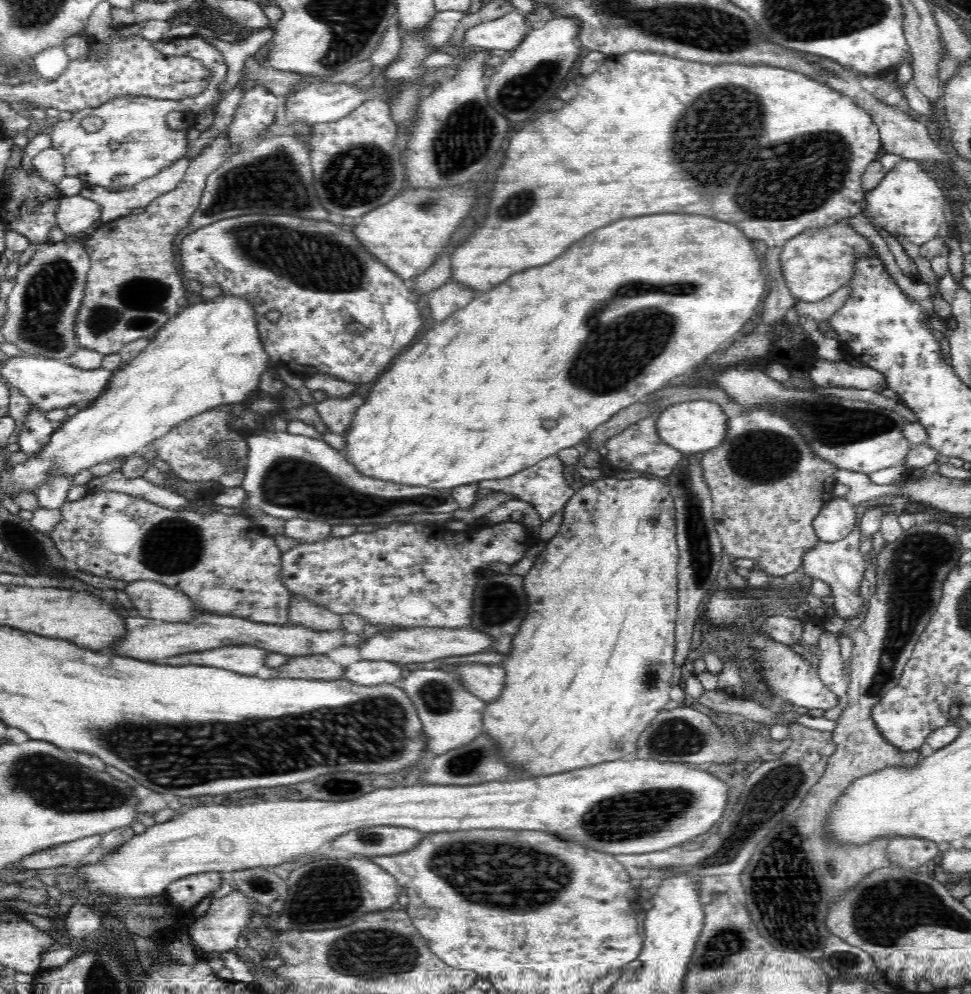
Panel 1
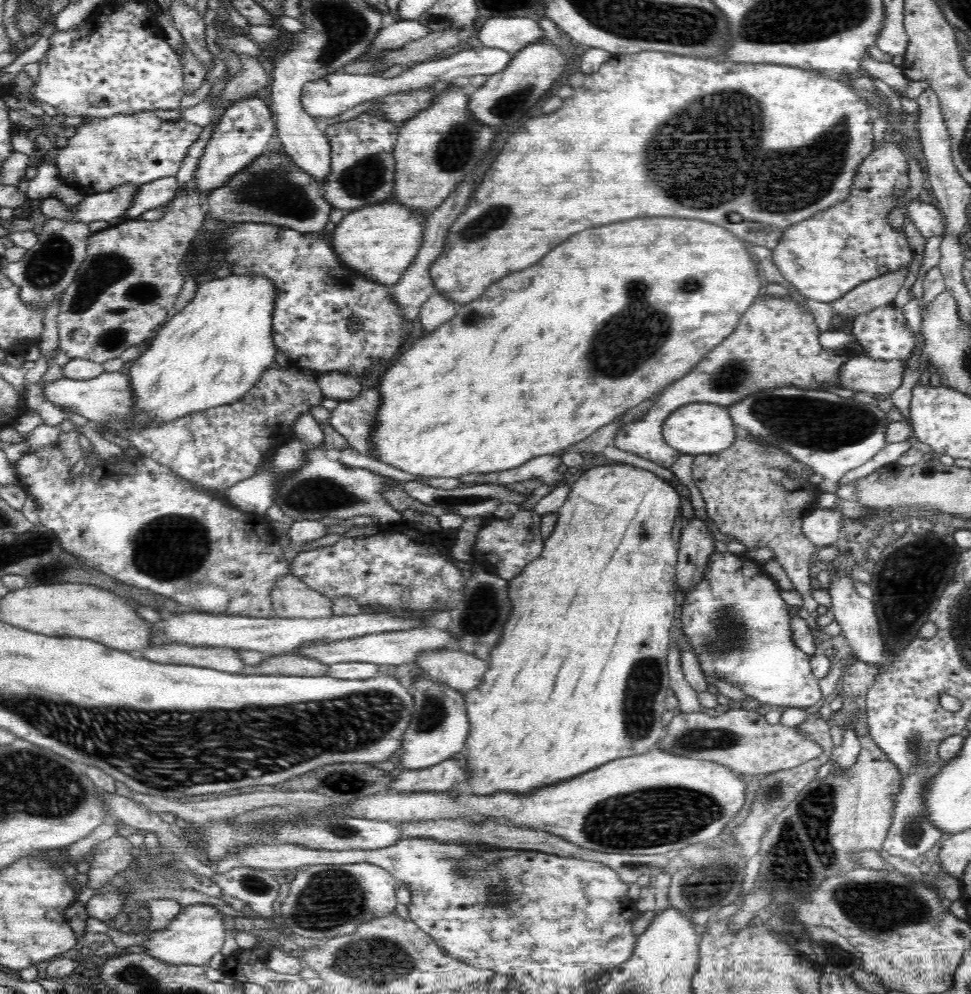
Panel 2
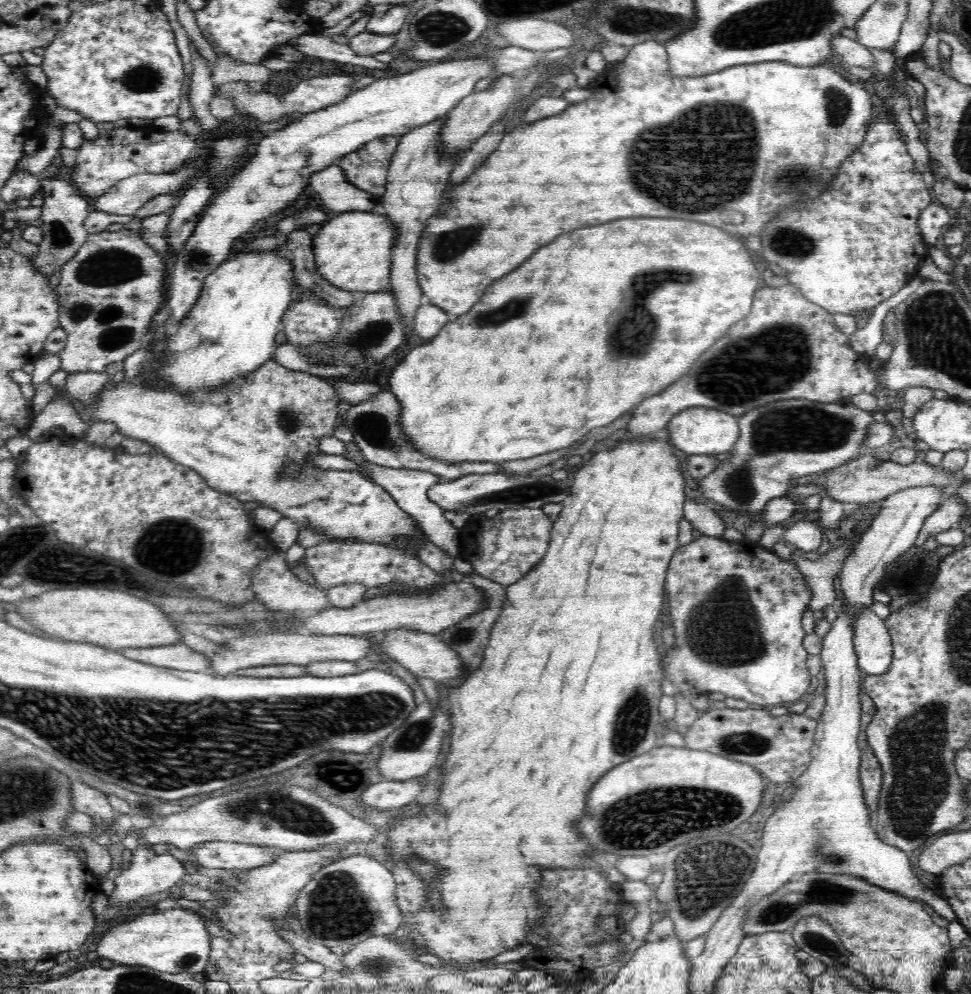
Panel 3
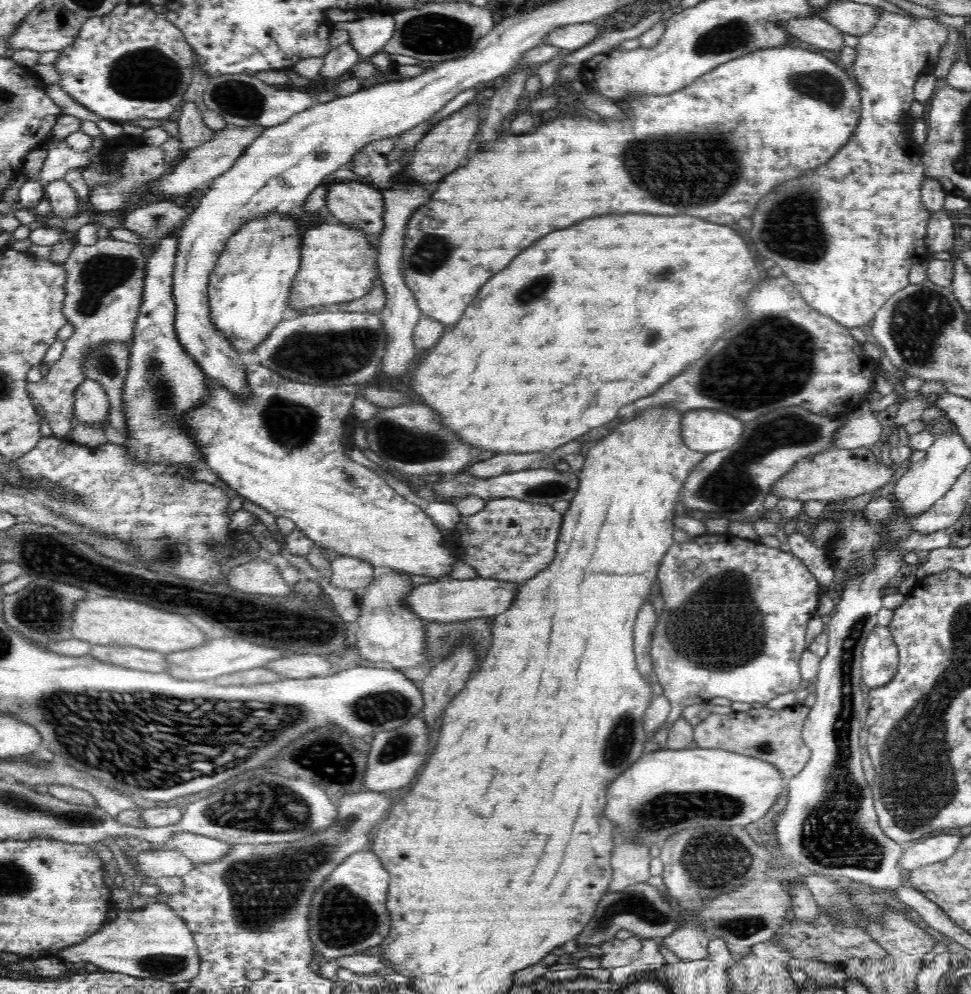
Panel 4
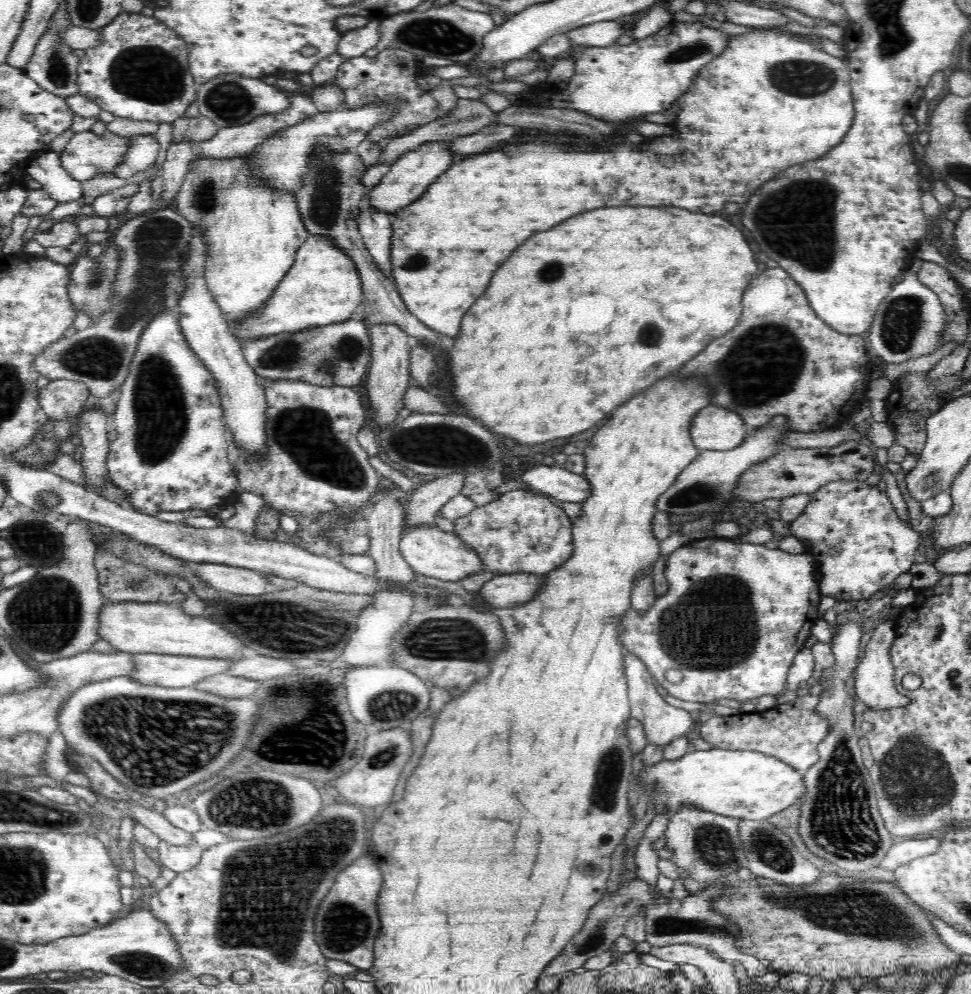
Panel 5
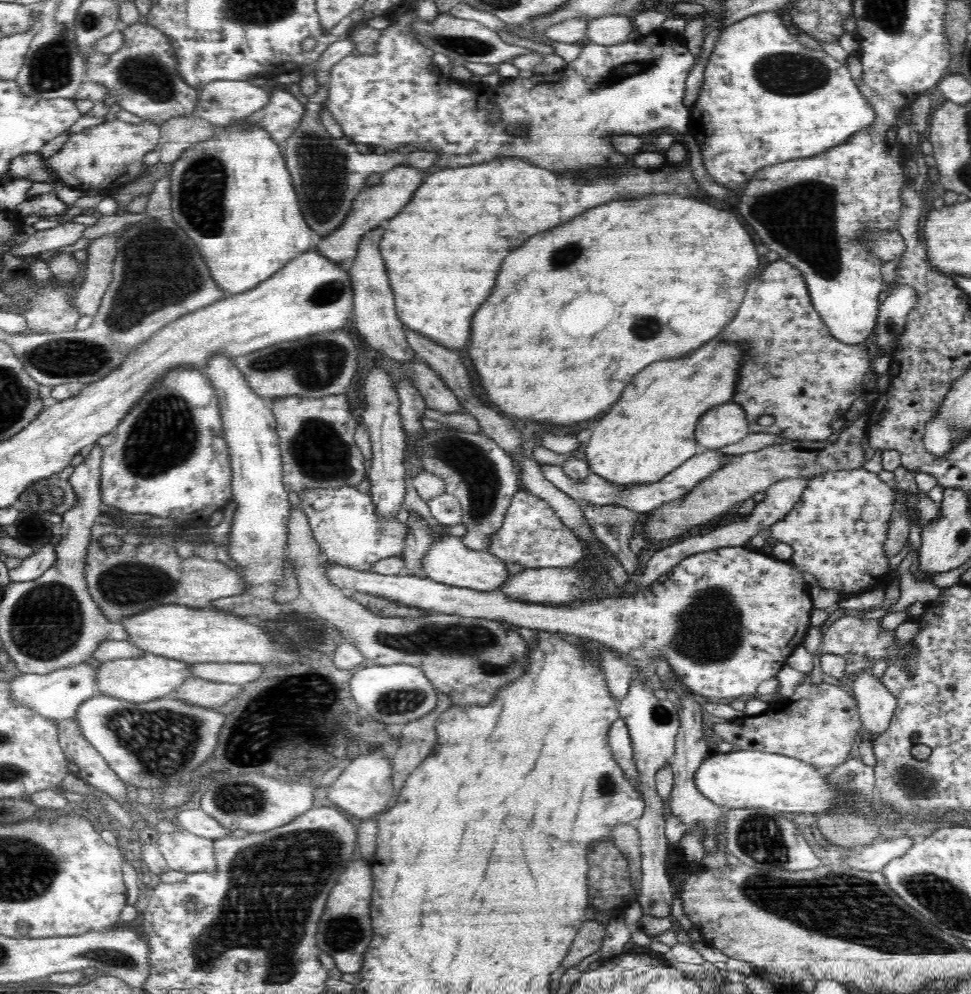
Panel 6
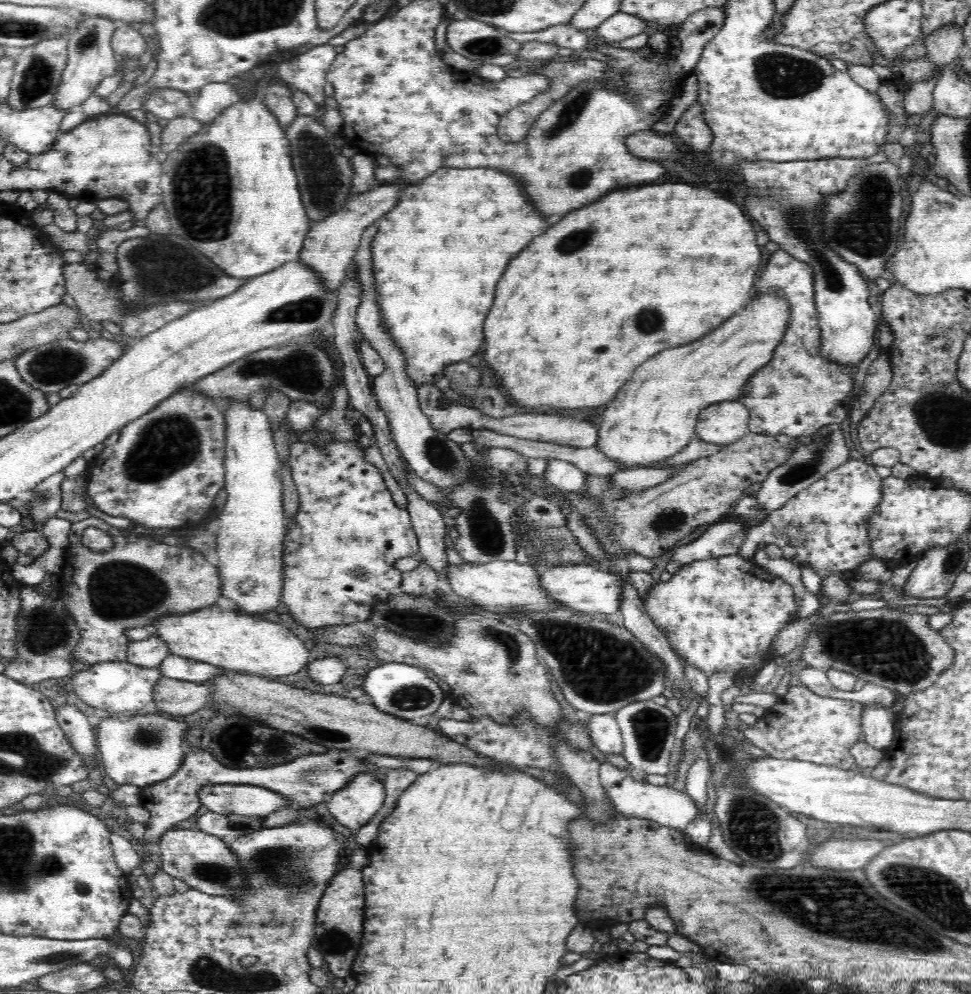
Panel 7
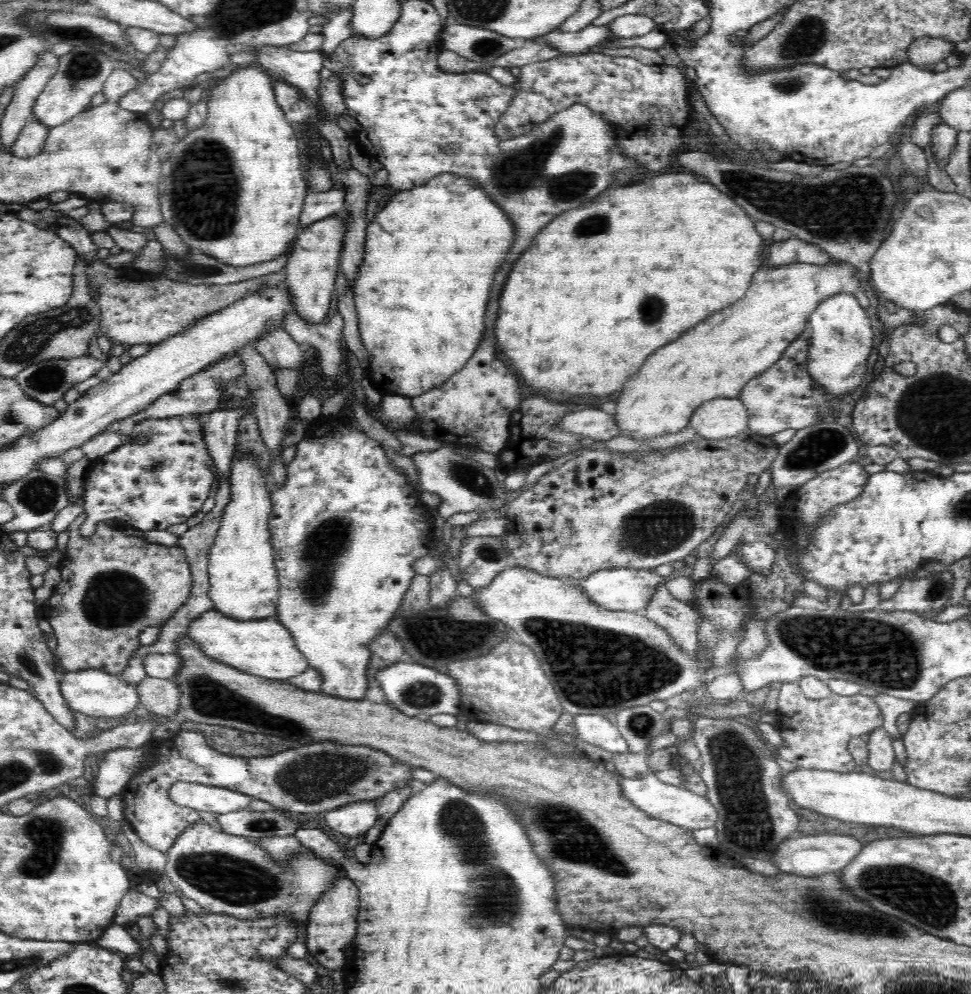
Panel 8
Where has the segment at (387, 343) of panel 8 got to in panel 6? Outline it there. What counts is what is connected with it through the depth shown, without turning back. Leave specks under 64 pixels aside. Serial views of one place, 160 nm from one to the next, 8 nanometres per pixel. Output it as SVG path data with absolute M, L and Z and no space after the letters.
M496 158L496 160L490 160L490 162L484 162L484 164L478 164L478 166L460 166L460 168L442 168L434 174L426 176L424 183L414 192L414 198L410 200L410 204L406 204L398 214L392 218L386 219L381 223L384 228L384 236L380 240L380 248L382 259L386 265L386 272L388 273L388 282L390 288L394 293L396 314L398 319L402 321L403 326L412 331L422 333L422 335L432 339L432 341L452 350L463 348L468 342L470 336L470 318L472 314L476 312L476 308L492 294L492 288L494 288L494 282L496 282L496 276L500 266L502 266L502 260L506 258L508 252L512 252L514 248L522 246L528 236L534 236L538 232L544 232L544 230L550 230L562 222L568 222L572 220L574 216L586 212L588 208L594 208L594 206L600 206L600 204L606 204L610 200L620 200L620 198L640 198L640 196L652 196L652 194L678 194L678 196L690 196L690 198L698 198L700 196L700 186L696 186L696 182L682 182L682 180L694 180L692 176L692 170L682 170L680 166L667 166L665 168L655 169L654 172L648 172L649 169L634 166L634 168L626 168L622 174L618 176L594 176L592 180L588 178L574 178L574 176L564 176L564 174L558 174L558 172L552 172L552 170L546 170L546 168L540 168L536 164L530 164L526 160L520 160L520 158Z

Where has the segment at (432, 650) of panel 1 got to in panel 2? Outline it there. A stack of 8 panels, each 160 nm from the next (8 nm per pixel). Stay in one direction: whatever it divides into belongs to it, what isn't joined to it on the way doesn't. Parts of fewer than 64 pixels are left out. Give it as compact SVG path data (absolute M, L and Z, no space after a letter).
M418 627L410 630L399 630L394 632L365 634L356 638L348 638L346 640L336 640L336 642L328 642L328 644L316 644L310 648L300 648L294 650L294 653L300 653L307 658L318 660L327 666L340 662L370 662L372 664L414 664L417 662L418 654L424 650L440 650L440 648L448 648L450 642L456 642L456 637L435 627Z

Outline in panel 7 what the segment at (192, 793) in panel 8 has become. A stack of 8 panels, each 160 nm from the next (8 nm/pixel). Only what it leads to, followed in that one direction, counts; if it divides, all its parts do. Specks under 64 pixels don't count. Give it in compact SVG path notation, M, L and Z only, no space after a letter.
M250 784L206 785L198 792L201 804L209 811L242 816L268 816L290 804L290 799L274 791Z

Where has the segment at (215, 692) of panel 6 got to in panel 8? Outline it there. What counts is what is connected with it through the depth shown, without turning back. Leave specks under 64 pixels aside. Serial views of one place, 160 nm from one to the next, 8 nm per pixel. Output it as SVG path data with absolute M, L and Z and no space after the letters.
M147 675L137 685L140 705L156 716L175 716L180 708L180 687L170 679Z

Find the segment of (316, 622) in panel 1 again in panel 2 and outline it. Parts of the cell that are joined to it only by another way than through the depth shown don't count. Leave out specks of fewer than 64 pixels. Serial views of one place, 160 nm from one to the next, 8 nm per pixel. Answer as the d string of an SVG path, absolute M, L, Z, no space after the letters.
M291 573L276 582L270 597L272 597L272 608L278 612L280 618L328 618L333 615L332 600L312 590Z

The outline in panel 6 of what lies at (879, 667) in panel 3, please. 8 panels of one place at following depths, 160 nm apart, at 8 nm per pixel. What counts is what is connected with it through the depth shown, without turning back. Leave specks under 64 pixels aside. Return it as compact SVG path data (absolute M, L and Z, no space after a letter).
M867 670L854 677L849 691L856 699L860 721L867 732L877 735L885 731L896 710L896 697L880 677Z

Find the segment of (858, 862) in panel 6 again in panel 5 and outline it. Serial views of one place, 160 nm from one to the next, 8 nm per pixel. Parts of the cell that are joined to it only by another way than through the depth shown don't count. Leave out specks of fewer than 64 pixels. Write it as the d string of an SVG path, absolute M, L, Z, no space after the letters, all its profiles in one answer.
M932 836L926 839L905 838L896 840L890 846L890 850L886 852L886 858L882 860L882 870L894 872L900 866L912 862L914 858L936 854L938 848L940 848L940 836Z

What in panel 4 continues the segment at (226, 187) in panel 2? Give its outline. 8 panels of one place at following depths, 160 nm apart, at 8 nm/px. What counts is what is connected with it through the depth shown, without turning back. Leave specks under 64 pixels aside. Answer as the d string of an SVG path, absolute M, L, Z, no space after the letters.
M381 280L376 281L376 285L372 288L366 296L359 299L352 299L350 302L330 305L327 307L314 307L311 309L306 309L305 311L295 311L292 310L291 313L295 316L302 316L305 314L314 314L317 312L324 311L348 311L348 312L380 312L381 308L386 302L385 290L381 284Z

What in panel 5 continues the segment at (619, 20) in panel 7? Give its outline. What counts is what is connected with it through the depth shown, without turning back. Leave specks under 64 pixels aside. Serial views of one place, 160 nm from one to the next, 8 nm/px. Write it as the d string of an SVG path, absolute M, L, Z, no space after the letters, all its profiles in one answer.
M610 20L570 29L565 34L572 41L572 45L600 48L616 44L617 39L625 32L619 23Z

